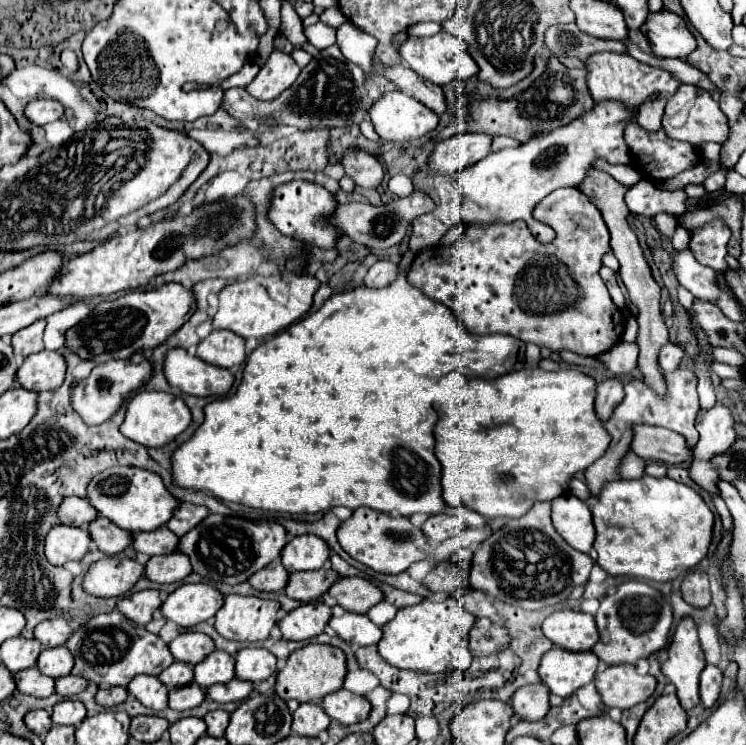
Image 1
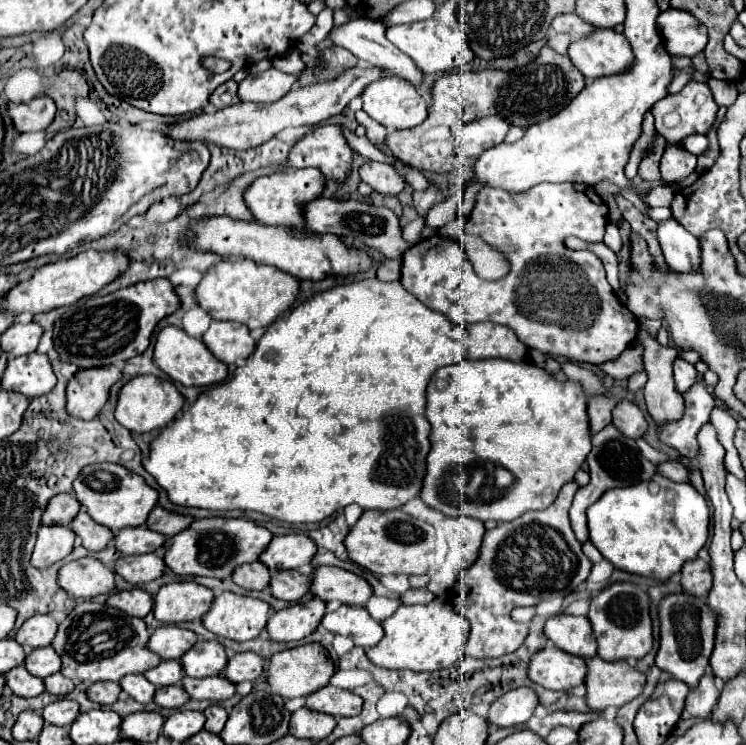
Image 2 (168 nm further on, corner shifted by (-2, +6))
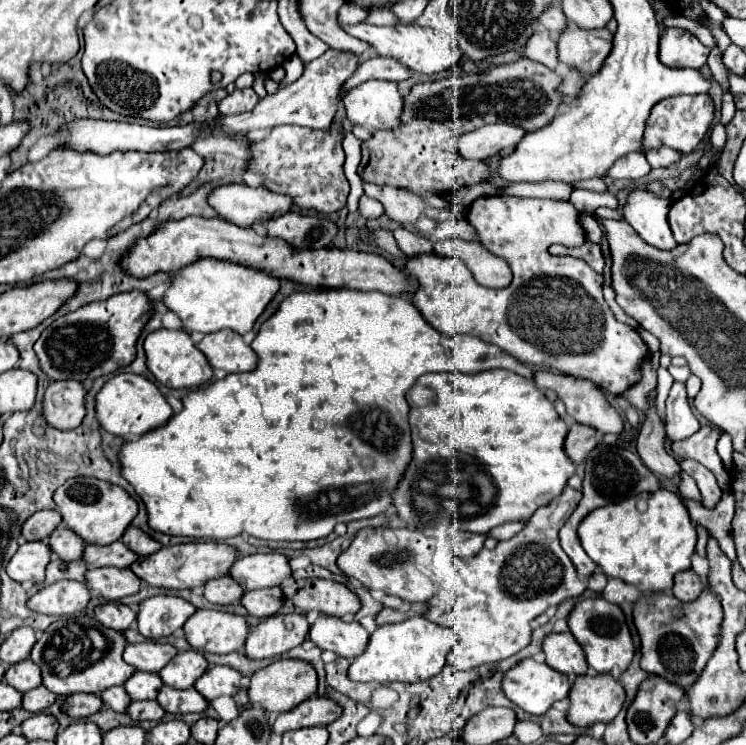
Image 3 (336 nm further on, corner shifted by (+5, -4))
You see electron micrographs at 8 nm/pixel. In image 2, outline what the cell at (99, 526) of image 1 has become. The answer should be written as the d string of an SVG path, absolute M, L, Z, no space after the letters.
M84 509L78 513L78 517L70 523L72 531L82 539L82 545L88 551L102 551L112 541L112 531L108 531L104 525L98 525L84 513Z

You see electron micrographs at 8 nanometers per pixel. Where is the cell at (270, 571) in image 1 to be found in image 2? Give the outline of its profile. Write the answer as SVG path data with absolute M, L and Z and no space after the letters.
M262 563L240 565L232 571L232 581L248 591L262 591L270 583L270 571Z

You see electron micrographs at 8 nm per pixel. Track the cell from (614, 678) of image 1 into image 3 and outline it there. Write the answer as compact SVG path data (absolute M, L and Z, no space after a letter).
M609 673L605 675L579 675L573 681L571 709L567 719L577 727L589 727L597 721L609 723L625 703L625 689Z

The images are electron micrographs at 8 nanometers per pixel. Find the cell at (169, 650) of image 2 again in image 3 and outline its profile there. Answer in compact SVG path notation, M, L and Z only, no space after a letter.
M145 641L137 645L127 645L123 659L139 671L159 673L175 655L177 655L177 649L169 643Z

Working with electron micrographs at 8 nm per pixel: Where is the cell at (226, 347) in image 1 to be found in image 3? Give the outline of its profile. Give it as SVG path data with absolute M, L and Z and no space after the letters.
M221 329L205 335L197 347L205 353L211 367L223 369L227 373L253 371L257 365L255 351L245 345L243 337L237 331L231 329Z

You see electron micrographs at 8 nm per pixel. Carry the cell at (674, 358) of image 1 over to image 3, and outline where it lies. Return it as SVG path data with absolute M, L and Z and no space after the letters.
M673 383L669 397L665 401L665 413L667 413L667 437L671 441L685 439L693 435L699 427L699 421L691 413L687 393L685 393L685 383Z

